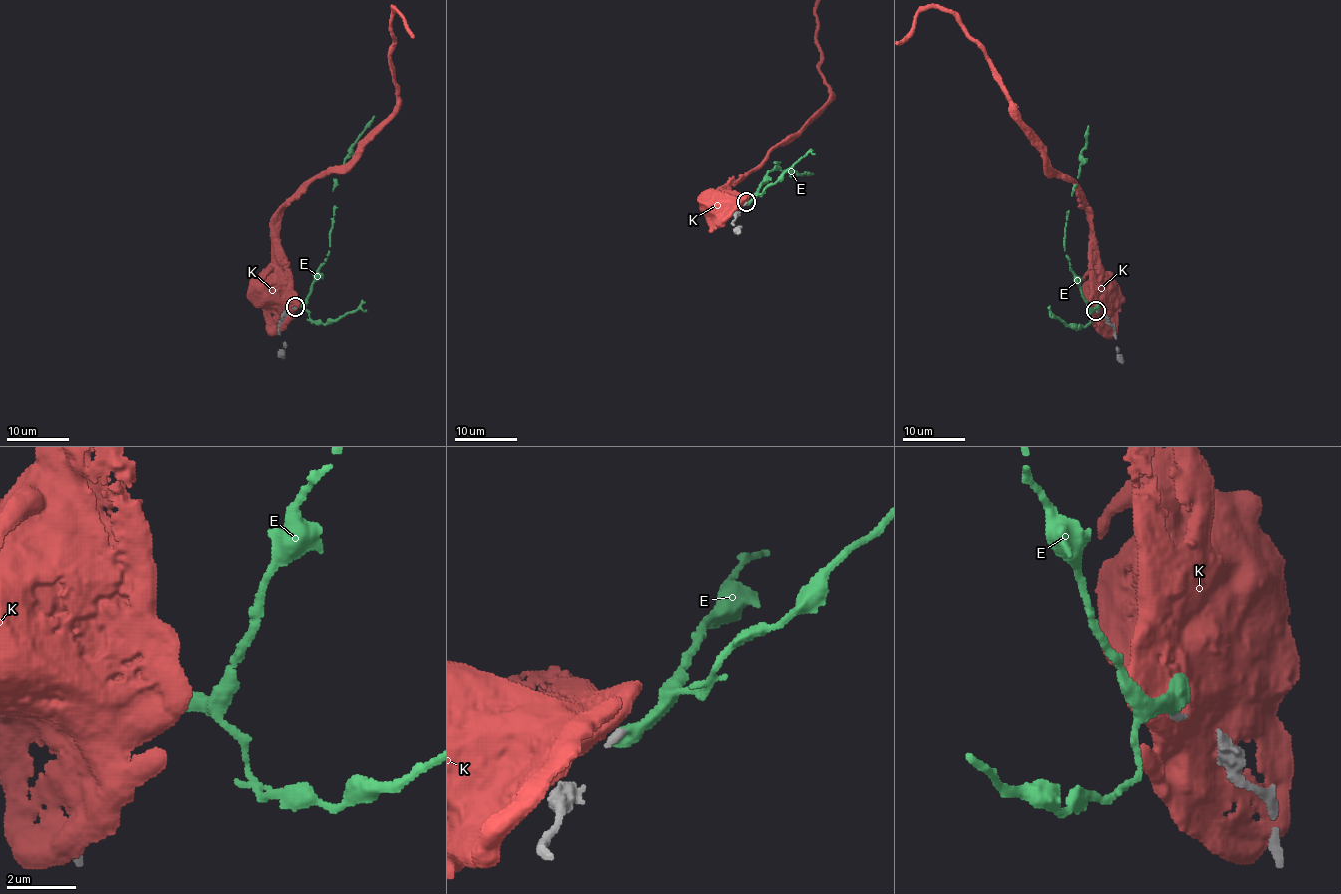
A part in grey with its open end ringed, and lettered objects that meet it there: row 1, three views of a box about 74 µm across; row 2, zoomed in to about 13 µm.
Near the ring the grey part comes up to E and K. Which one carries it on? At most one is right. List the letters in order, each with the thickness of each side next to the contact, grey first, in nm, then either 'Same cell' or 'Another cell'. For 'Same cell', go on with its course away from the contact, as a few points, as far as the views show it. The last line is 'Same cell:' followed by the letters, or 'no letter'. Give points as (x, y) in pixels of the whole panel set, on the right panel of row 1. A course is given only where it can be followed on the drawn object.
E: Thickness 180 nm (grey) against 500 nm. Same cell. Its course: (1096, 311), (1087, 304), (1064, 250), (1066, 216), (1088, 125)
K: Thickness 180 nm (grey) against 950 nm. Another cell
Same cell: E

